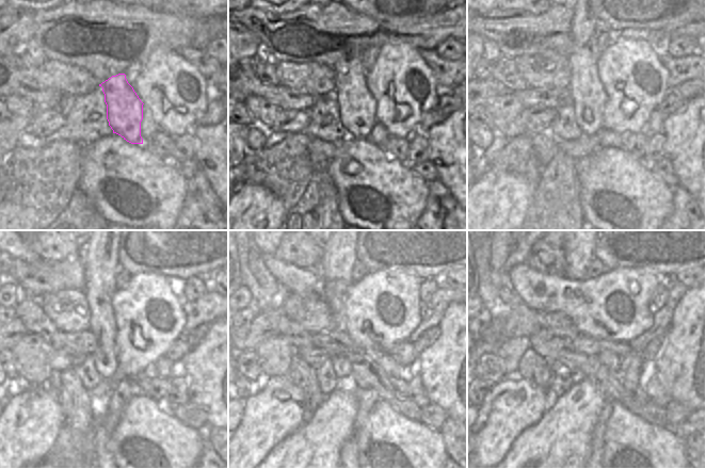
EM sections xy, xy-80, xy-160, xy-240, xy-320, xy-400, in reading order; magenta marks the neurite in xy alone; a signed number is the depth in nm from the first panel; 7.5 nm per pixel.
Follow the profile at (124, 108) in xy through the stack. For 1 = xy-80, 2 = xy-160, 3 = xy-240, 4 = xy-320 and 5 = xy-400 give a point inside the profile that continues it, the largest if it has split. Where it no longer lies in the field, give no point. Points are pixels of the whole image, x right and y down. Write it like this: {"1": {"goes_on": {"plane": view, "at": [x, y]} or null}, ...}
{"1": {"goes_on": {"plane": "xy-80", "at": [357, 107]}}, "2": {"goes_on": {"plane": "xy-160", "at": [589, 95]}}, "3": {"goes_on": {"plane": "xy-240", "at": [101, 263]}}, "4": {"goes_on": {"plane": "xy-320", "at": [339, 258]}}, "5": {"goes_on": {"plane": "xy-400", "at": [579, 252]}}}

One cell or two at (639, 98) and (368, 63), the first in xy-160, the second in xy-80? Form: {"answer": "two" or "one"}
{"answer": "two"}

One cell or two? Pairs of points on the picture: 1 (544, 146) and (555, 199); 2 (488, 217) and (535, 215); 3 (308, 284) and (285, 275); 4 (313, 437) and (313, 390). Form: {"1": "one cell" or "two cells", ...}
{"1": "two cells", "2": "two cells", "3": "one cell", "4": "two cells"}

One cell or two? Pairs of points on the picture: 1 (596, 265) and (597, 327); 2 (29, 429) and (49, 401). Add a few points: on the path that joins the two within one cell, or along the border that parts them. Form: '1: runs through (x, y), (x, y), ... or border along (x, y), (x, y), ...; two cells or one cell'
1: border along (610, 270), (595, 277), (587, 278); two cells
2: runs through (30, 422), (43, 407); one cell

